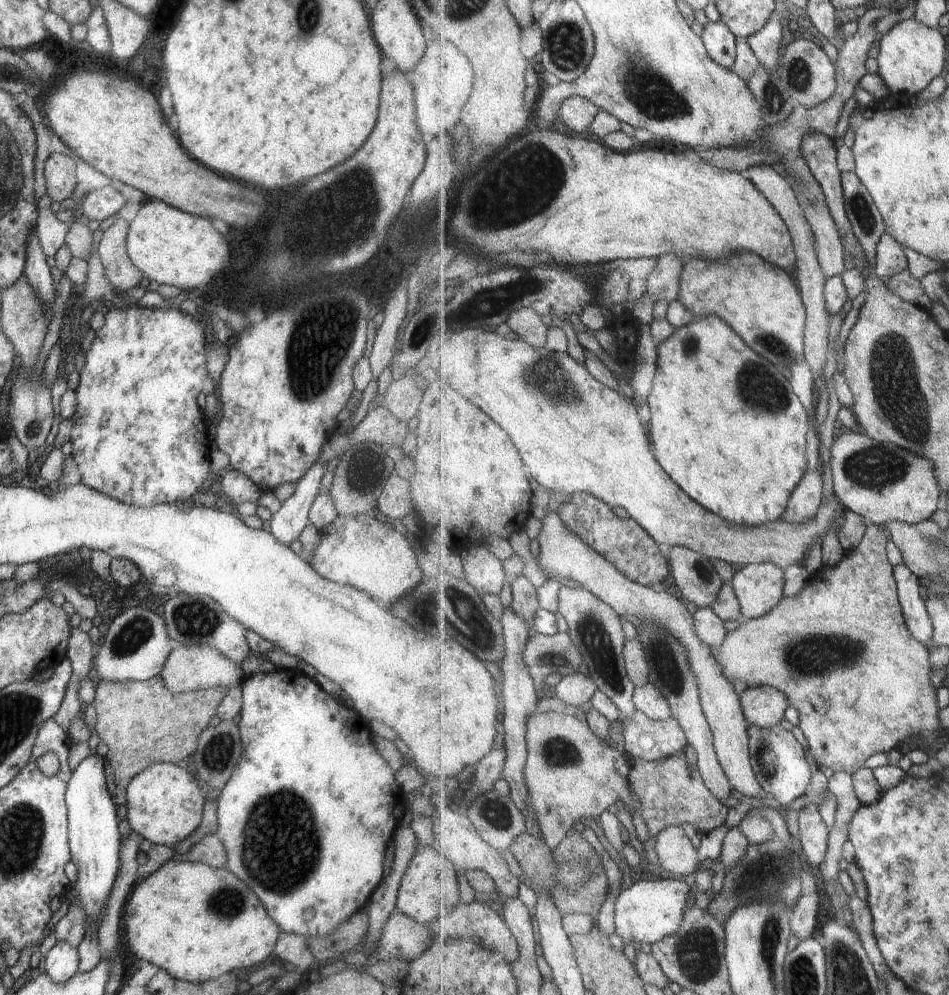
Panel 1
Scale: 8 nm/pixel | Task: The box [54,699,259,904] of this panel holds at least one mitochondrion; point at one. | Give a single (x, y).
(219, 750)

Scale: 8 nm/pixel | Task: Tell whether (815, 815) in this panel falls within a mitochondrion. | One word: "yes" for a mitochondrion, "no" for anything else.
no

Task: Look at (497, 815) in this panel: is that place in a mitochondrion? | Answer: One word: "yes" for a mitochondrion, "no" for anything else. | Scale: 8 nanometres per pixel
yes

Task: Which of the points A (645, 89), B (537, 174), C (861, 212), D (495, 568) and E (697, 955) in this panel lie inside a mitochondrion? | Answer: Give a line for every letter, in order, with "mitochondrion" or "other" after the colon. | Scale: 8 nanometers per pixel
A: mitochondrion
B: mitochondrion
C: mitochondrion
D: other
E: mitochondrion

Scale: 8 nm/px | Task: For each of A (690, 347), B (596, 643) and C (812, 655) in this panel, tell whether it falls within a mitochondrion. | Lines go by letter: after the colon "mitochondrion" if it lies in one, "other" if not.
A: mitochondrion
B: mitochondrion
C: mitochondrion

